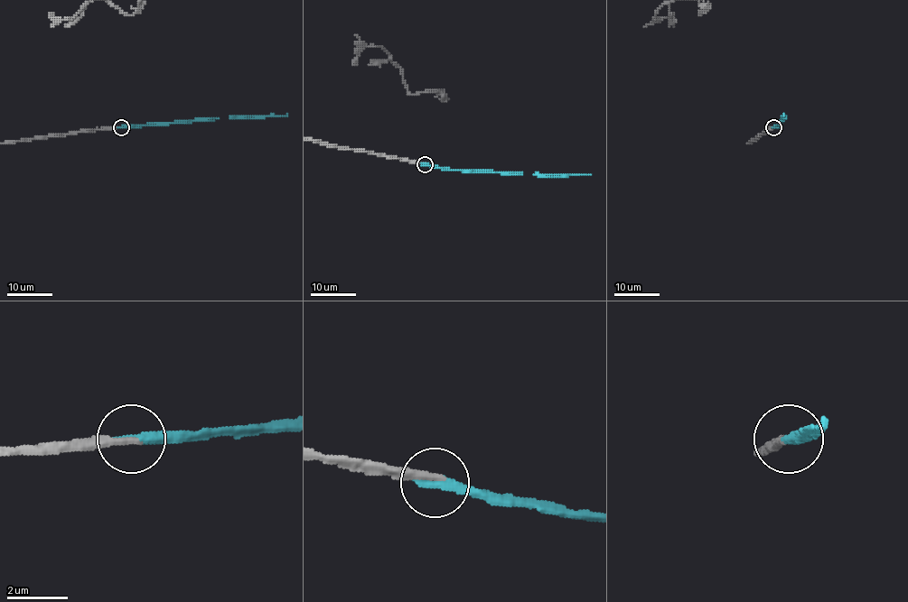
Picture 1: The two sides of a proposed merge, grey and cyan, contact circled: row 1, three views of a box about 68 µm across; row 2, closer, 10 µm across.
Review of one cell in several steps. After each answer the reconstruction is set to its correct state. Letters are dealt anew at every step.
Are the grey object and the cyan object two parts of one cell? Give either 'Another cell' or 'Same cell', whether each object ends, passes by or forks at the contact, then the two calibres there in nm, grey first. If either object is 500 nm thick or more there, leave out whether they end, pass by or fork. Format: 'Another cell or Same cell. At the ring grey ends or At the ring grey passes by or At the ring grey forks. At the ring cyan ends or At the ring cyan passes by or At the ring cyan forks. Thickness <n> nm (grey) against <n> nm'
Same cell. At the ring grey ends. At the ring cyan ends. Thickness 280 nm (grey) against 360 nm

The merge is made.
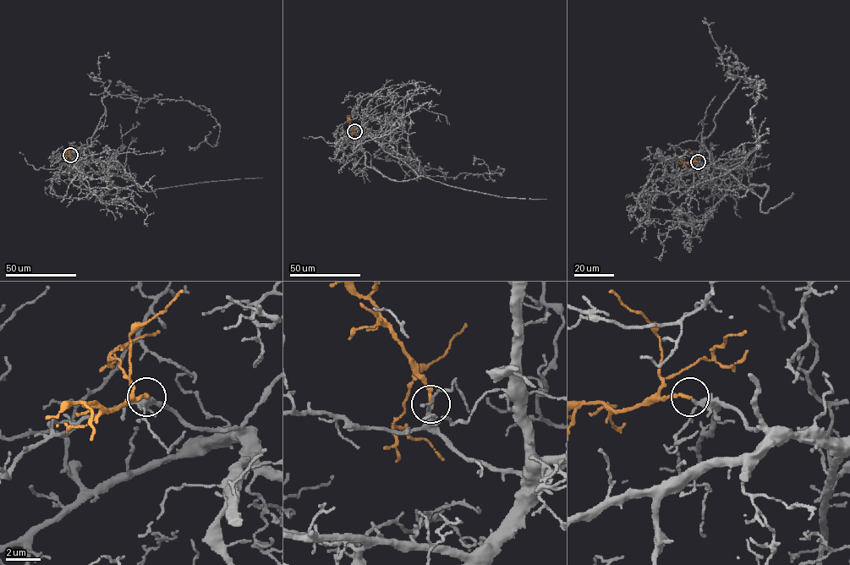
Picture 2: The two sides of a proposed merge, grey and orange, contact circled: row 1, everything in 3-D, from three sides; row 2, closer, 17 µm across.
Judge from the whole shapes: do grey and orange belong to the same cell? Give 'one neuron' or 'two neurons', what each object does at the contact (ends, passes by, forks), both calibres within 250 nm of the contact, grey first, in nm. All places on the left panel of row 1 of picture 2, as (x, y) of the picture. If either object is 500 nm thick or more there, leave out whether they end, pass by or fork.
one neuron | grey passes by | orange ends | 240/240 nm

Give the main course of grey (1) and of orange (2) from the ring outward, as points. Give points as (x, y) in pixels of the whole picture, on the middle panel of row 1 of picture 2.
1: (354, 131), (367, 166), (397, 181), (417, 174), (372, 134), (387, 161), (426, 175), (504, 171), (474, 163)
2: (354, 131), (348, 121), (351, 115)

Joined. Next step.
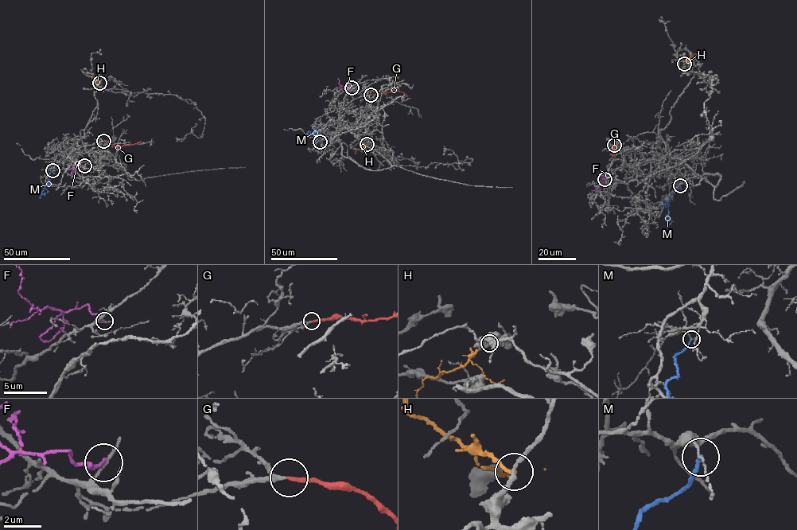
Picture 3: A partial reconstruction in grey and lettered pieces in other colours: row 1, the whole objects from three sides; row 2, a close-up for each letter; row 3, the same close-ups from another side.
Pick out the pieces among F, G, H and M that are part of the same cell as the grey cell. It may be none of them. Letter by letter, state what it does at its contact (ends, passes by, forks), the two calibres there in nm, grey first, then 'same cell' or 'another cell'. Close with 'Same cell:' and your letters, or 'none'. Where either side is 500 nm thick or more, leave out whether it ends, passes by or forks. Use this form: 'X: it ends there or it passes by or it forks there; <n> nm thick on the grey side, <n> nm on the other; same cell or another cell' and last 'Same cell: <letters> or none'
F: it ends there; 120 nm thick on the grey side, 170 nm on the other; another cell
G: it ends there; 180 nm thick on the grey side, 200 nm on the other; same cell
H: it ends there; 200 nm thick on the grey side, 180 nm on the other; another cell
M: it ends there; 80 nm thick on the grey side, 170 nm on the other; another cell
Same cell: G

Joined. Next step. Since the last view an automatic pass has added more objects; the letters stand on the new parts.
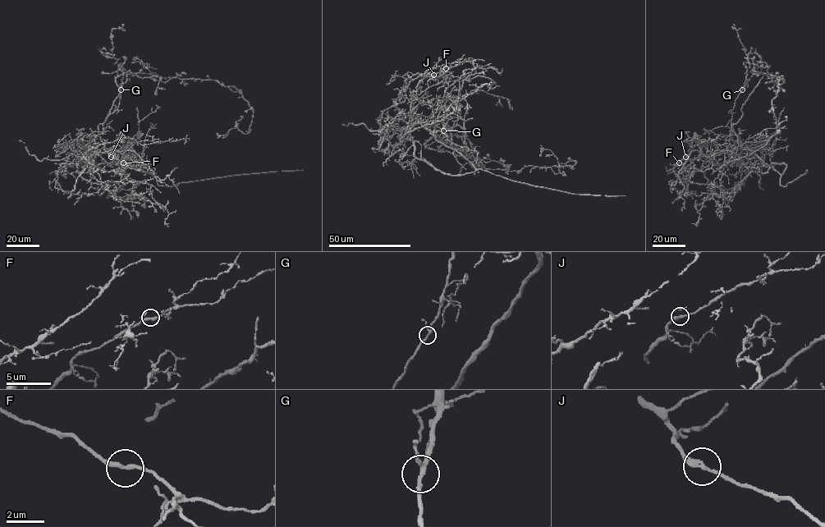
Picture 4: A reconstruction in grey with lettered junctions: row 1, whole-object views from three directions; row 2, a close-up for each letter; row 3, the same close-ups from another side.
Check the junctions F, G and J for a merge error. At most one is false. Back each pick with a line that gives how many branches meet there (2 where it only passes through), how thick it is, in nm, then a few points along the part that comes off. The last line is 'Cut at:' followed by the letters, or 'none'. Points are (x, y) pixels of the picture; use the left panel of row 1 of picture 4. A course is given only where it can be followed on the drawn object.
J: branches 2; calibre 240 nm; course (110, 157), (133, 166), (151, 164)
Cut at: J

